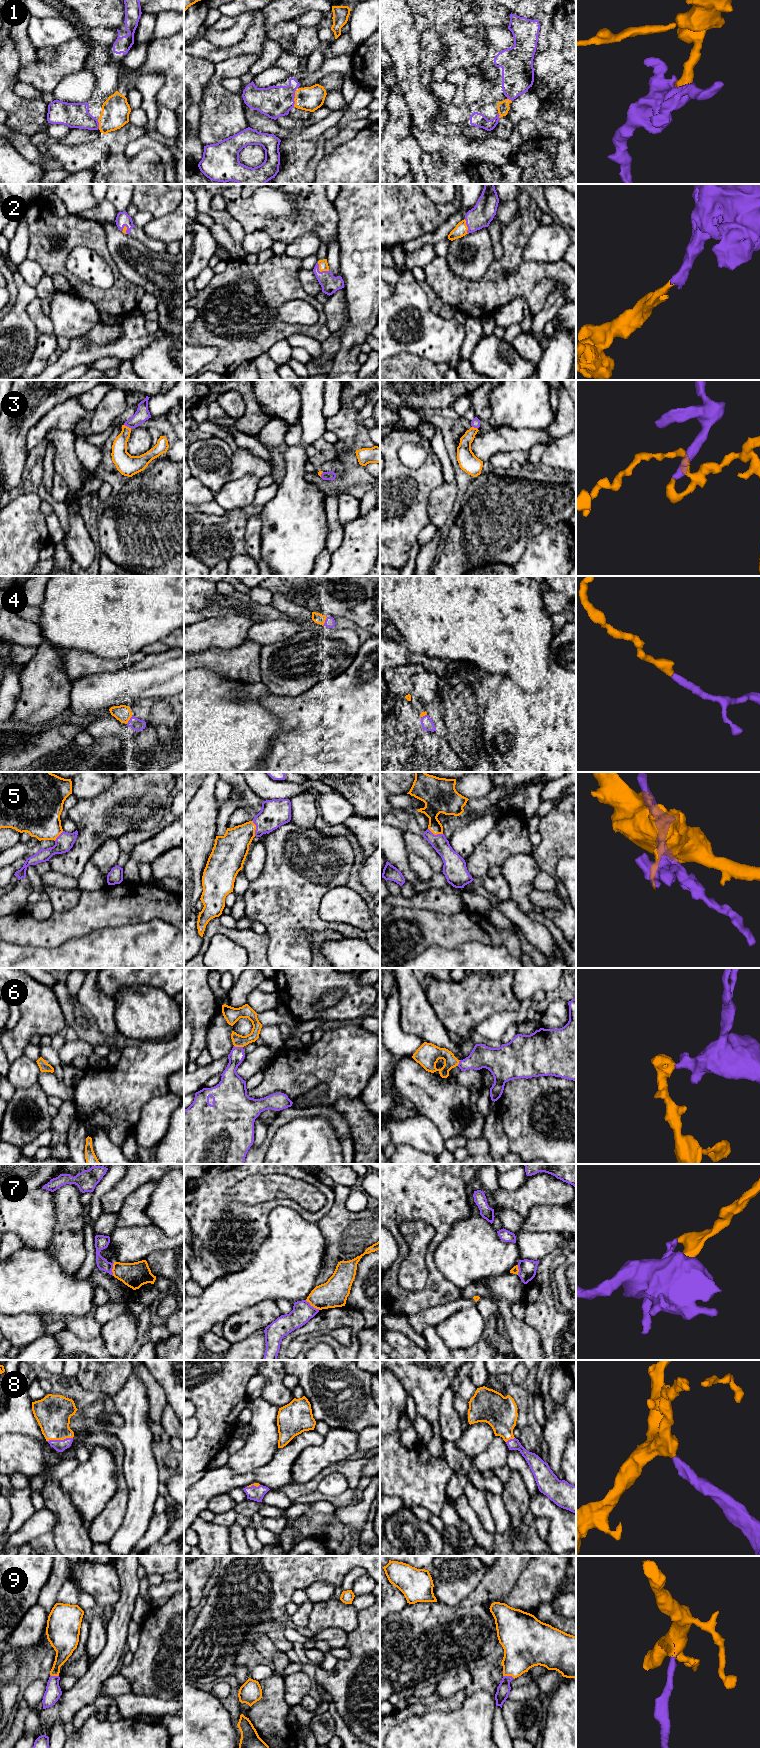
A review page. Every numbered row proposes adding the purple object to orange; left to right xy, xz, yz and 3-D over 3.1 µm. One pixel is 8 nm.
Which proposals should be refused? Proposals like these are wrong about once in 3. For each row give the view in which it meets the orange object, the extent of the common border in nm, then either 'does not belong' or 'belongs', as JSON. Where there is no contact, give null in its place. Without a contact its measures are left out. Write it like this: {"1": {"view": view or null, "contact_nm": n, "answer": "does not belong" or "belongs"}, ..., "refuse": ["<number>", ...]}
{"1": {"view": "xy", "contact_nm": 80, "answer": "belongs"}, "2": {"view": "xz", "contact_nm": 120, "answer": "belongs"}, "3": {"view": "xy", "contact_nm": 70, "answer": "belongs"}, "4": {"view": "xz", "contact_nm": 80, "answer": "belongs"}, "5": {"view": "xz", "contact_nm": 130, "answer": "belongs"}, "6": {"view": "xz", "contact_nm": 70, "answer": "belongs"}, "7": {"view": "xz", "contact_nm": 140, "answer": "does not belong"}, "8": {"view": "xy", "contact_nm": 220, "answer": "belongs"}, "9": {"view": "yz", "contact_nm": 100, "answer": "belongs"}, "refuse": ["7"]}

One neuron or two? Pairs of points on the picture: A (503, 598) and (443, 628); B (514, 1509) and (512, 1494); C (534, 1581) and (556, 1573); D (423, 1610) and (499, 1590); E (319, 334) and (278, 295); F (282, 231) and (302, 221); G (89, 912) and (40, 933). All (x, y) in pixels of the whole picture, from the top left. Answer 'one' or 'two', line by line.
A: one
B: one
C: one
D: one
E: one
F: one
G: one

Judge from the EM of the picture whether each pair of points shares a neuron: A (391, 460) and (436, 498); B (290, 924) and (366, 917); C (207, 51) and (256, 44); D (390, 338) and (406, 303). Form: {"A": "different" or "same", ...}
{"A": "different", "B": "different", "C": "same", "D": "same"}

